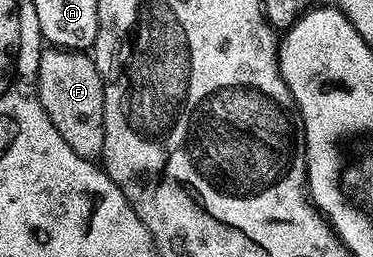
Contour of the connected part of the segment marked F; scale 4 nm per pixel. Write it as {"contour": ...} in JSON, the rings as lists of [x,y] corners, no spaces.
{"contour":[[[47,47],[39,54],[39,84],[37,92],[41,107],[53,119],[53,127],[77,151],[88,159],[99,159],[105,147],[105,99],[103,80],[98,64],[83,51],[64,51]]]}

